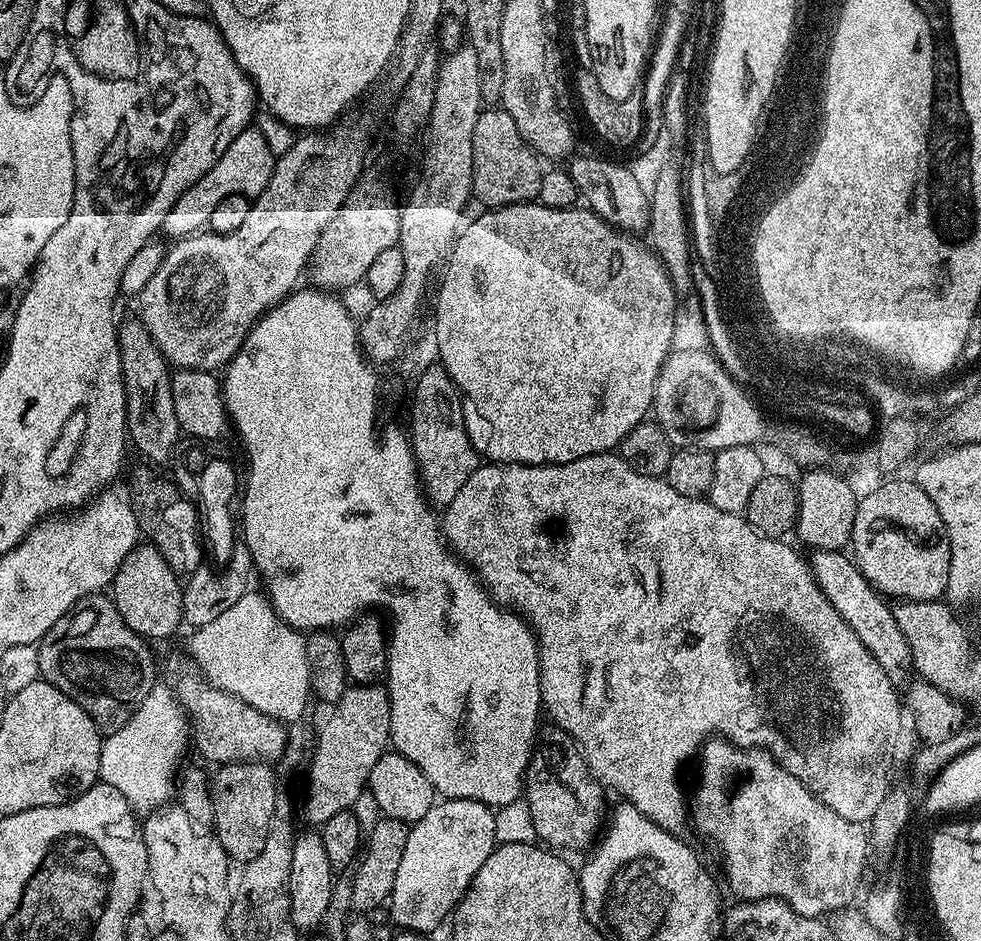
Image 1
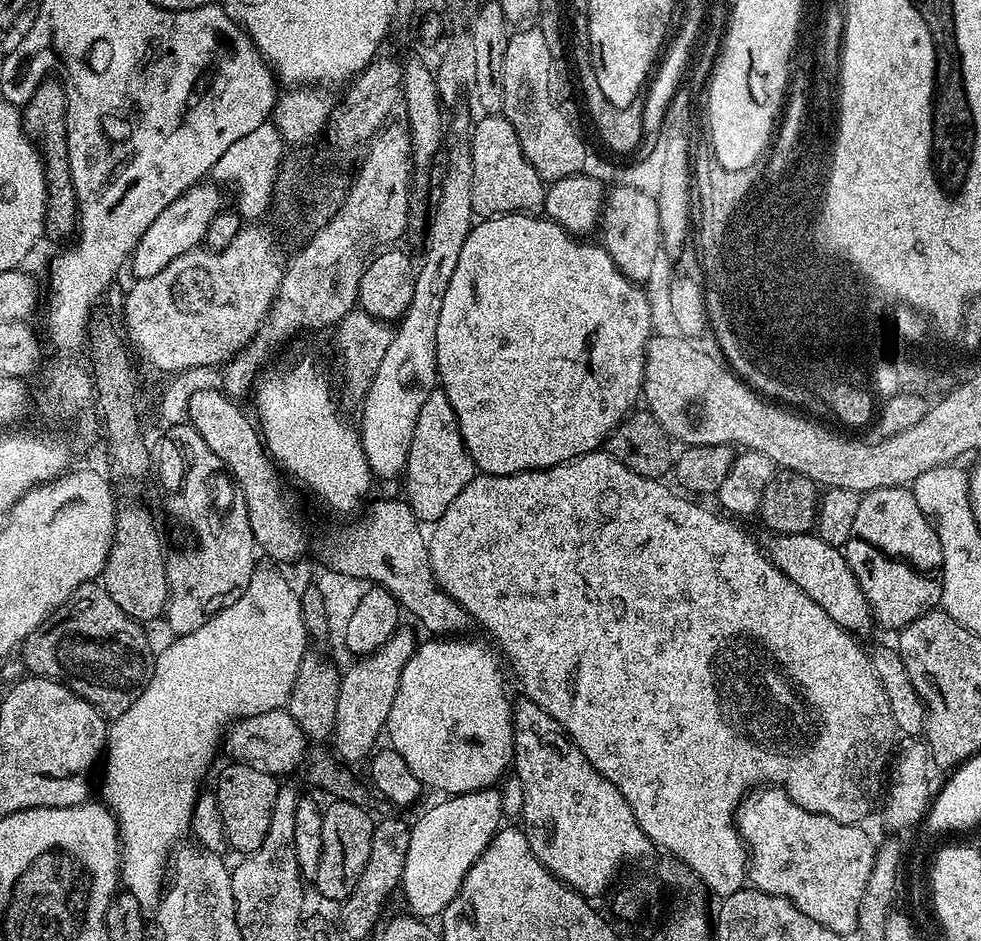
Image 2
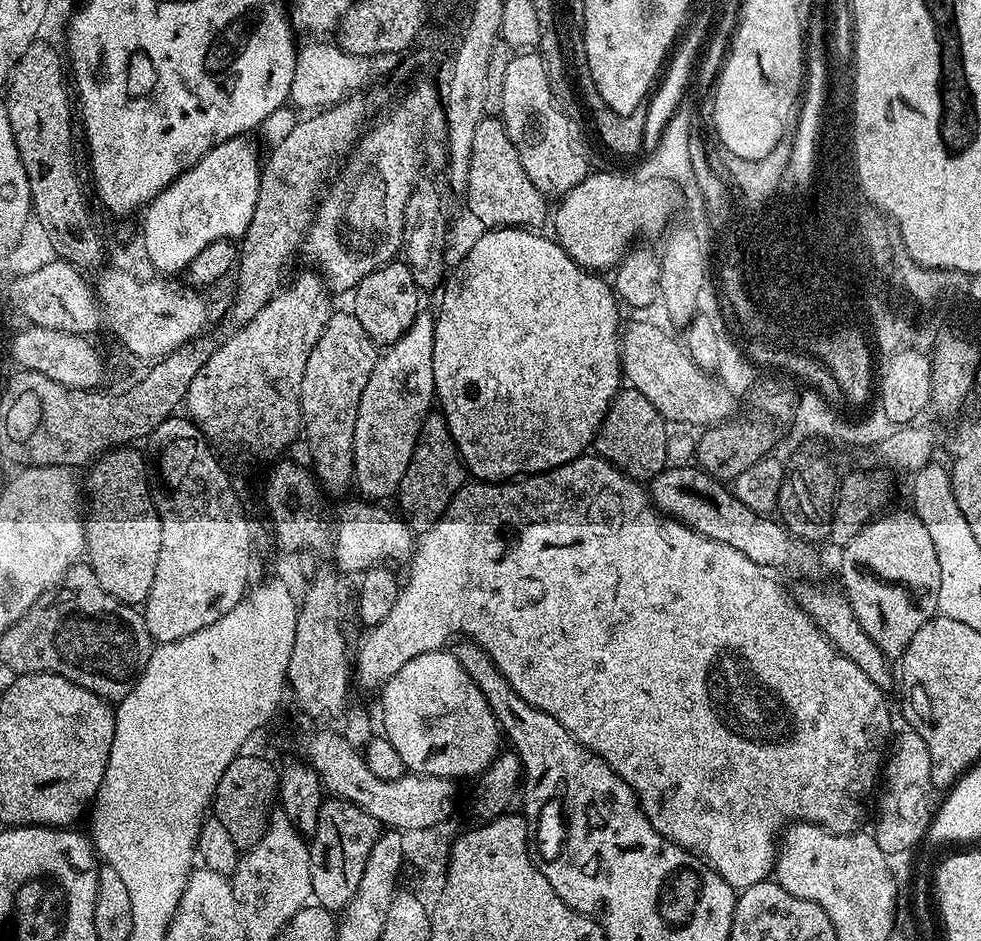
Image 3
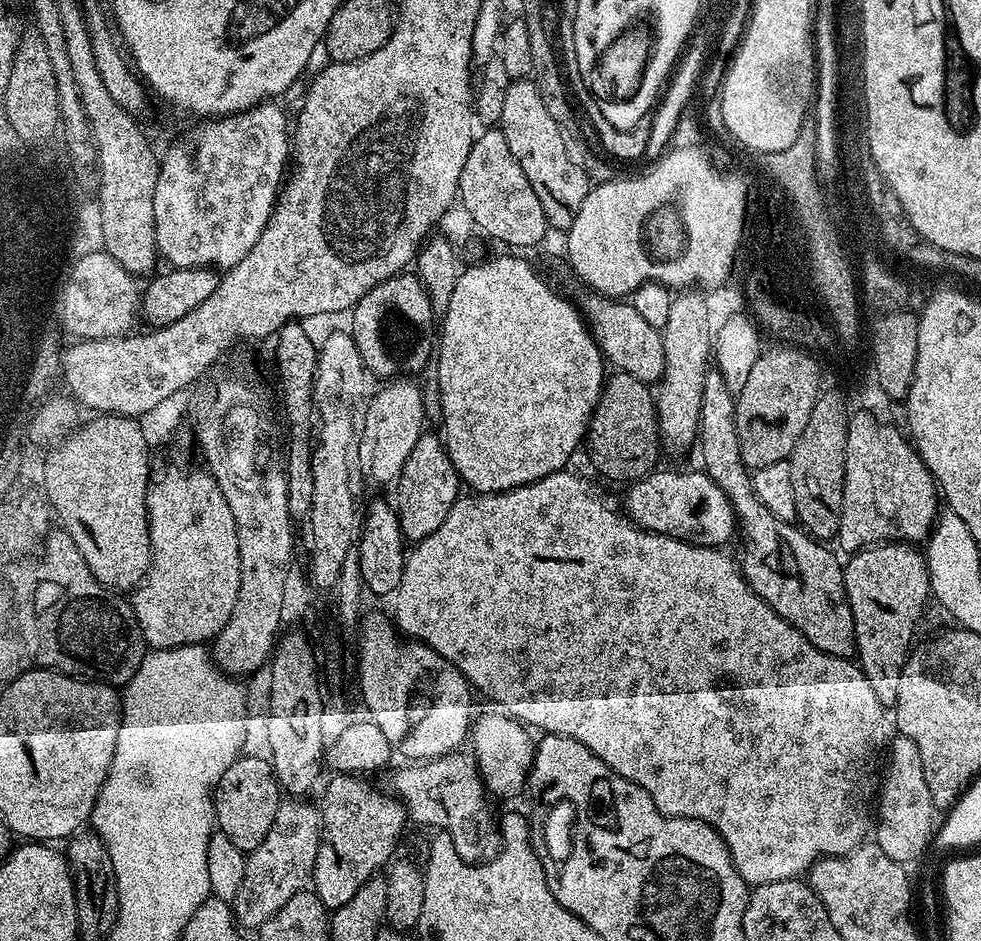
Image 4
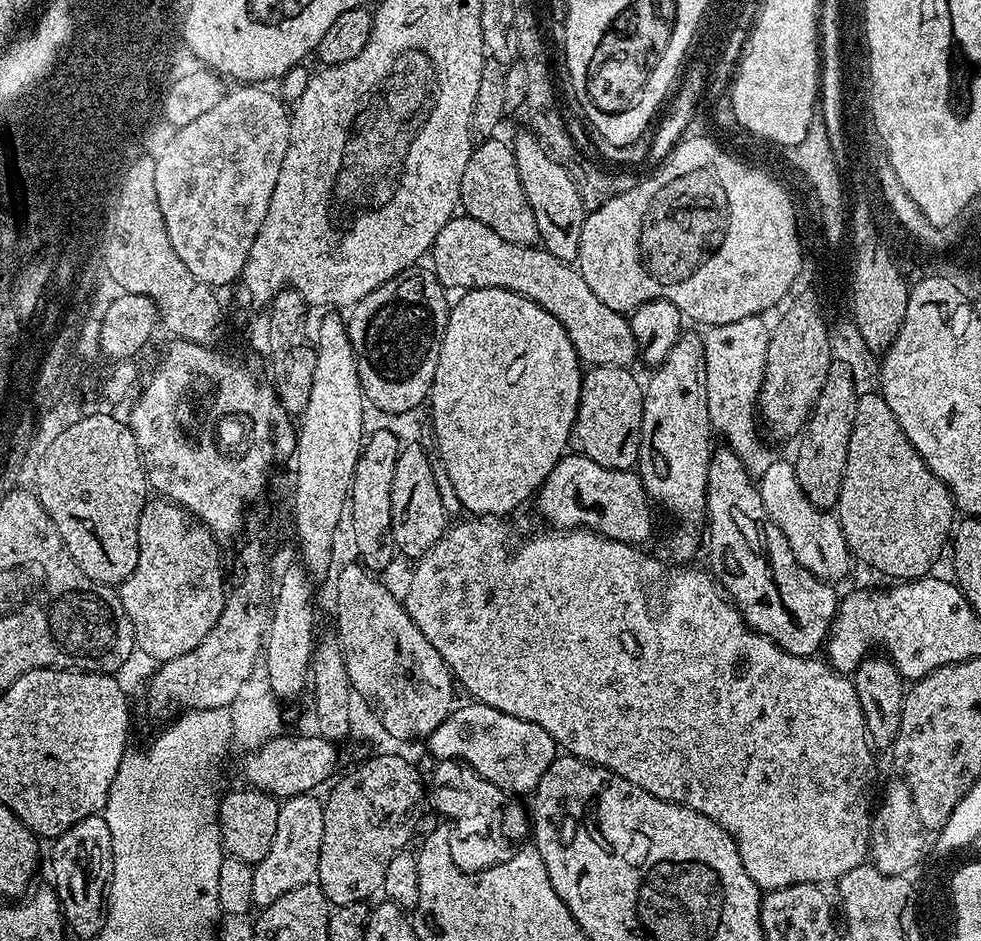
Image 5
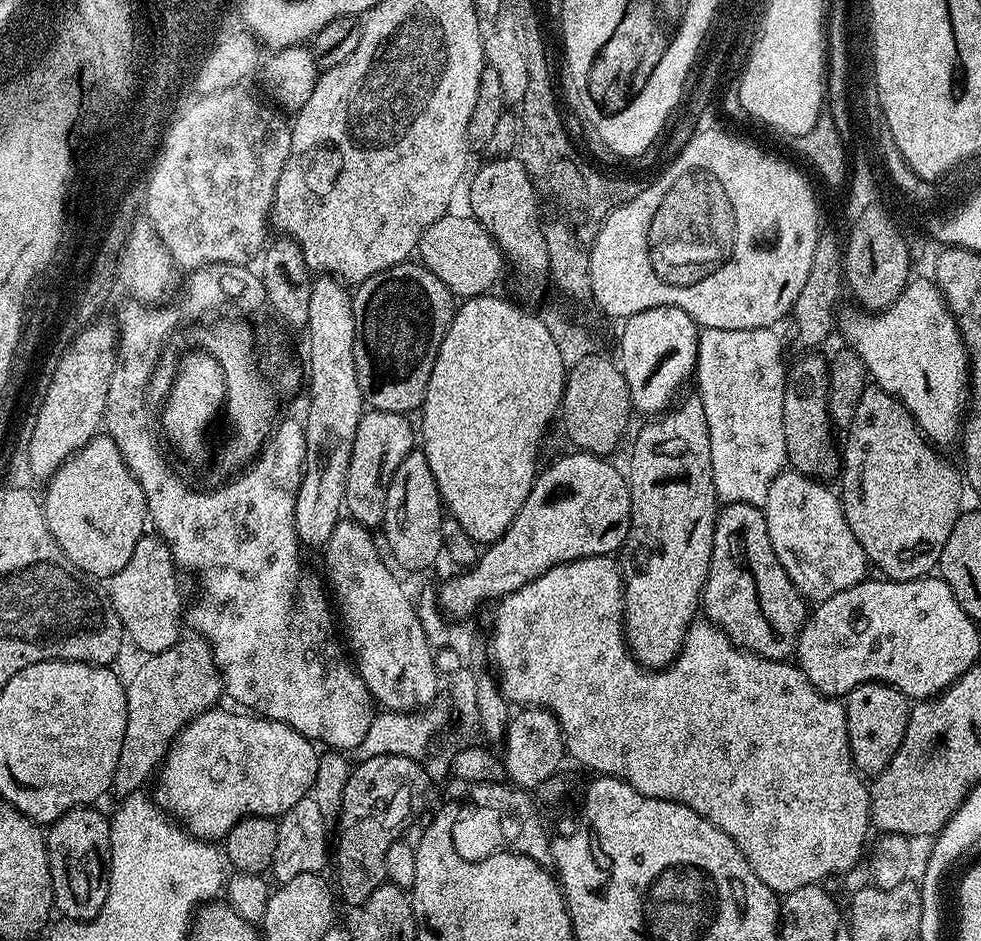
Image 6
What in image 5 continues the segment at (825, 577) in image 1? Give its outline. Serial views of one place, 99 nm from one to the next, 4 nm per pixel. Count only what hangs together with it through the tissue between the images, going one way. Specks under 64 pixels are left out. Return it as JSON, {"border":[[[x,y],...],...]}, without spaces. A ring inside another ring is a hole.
{"border":[[[565,454],[544,479],[537,502],[541,514],[556,530],[586,528],[633,546],[643,545],[643,540],[652,536],[654,505],[636,470],[610,470],[585,456]]]}

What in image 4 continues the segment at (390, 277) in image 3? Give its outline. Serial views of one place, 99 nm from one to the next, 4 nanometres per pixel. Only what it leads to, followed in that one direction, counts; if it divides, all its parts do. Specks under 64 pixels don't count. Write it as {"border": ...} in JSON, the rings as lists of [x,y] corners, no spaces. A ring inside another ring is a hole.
{"border":[[[405,270],[400,275],[391,276],[386,282],[374,286],[374,290],[367,292],[355,308],[351,309],[351,316],[350,335],[358,346],[365,369],[371,375],[373,372],[376,376],[384,376],[383,378],[400,378],[405,374],[416,374],[412,372],[422,371],[427,366],[428,359],[430,359],[429,364],[433,359],[434,324],[432,328],[432,321],[434,321],[434,315],[431,308],[431,299],[424,288],[424,284],[411,271]]]}

